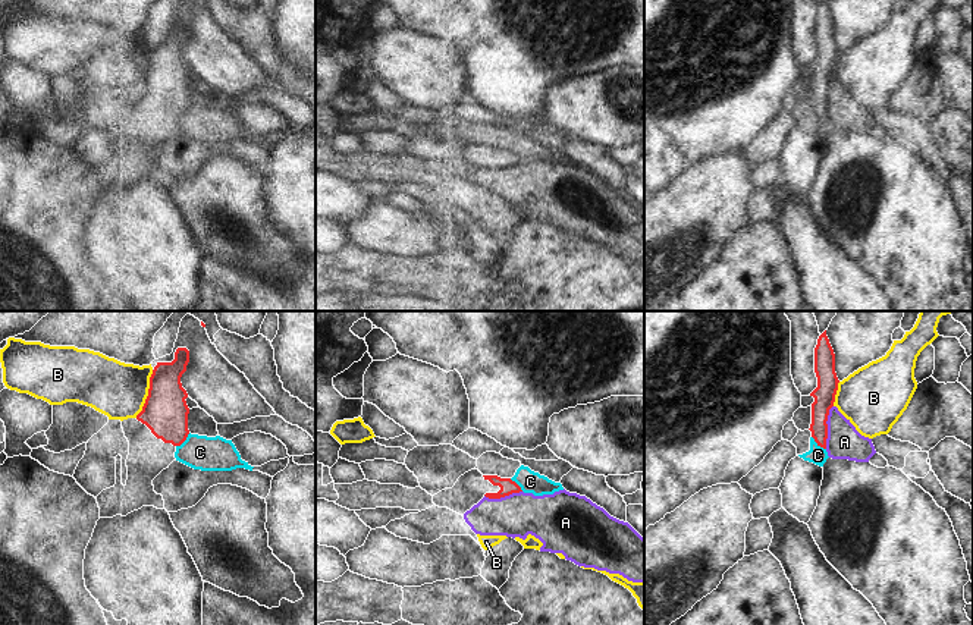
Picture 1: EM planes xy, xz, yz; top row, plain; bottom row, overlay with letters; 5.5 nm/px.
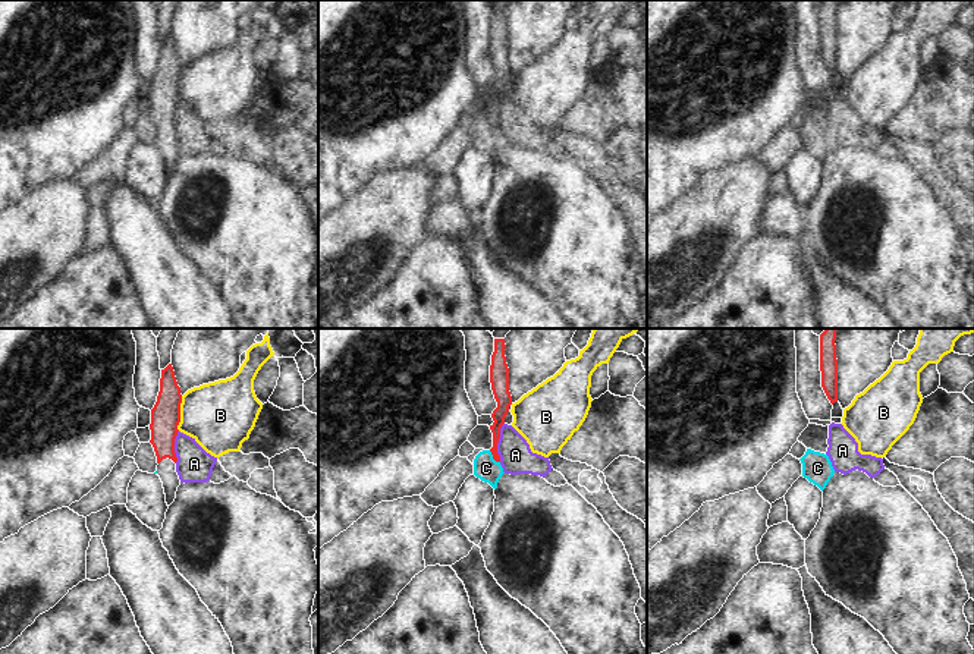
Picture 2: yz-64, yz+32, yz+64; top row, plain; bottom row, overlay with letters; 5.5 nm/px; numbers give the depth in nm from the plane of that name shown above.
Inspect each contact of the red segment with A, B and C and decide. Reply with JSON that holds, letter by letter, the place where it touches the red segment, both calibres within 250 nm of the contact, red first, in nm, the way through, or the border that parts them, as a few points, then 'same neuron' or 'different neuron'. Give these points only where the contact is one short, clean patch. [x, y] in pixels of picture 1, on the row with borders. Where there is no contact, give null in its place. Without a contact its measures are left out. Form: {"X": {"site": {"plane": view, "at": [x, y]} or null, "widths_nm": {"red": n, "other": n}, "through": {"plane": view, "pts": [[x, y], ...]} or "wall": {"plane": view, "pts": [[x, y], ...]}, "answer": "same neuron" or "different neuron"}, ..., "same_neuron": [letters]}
{"A": {"site": {"plane": "yz", "at": [826, 427]}, "widths_nm": {"red": 120, "other": 190}, "wall": {"plane": "yz", "pts": [[832, 405], [826, 421], [825, 448]]}, "answer": "different neuron"}, "B": {"site": {"plane": "xy", "at": [148, 393]}, "widths_nm": {"red": 240, "other": 300}, "answer": "different neuron"}, "C": {"site": {"plane": "yz", "at": [818, 443]}, "widths_nm": {"red": 110, "other": 100}, "wall": {"plane": "yz", "pts": [[812, 436], [825, 449]]}, "answer": "different neuron"}, "same_neuron": []}

